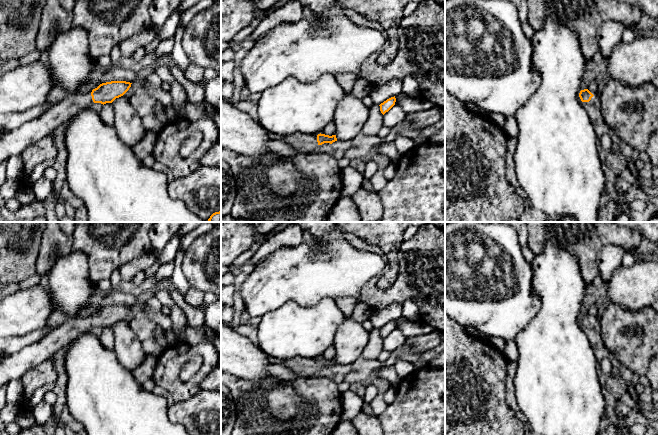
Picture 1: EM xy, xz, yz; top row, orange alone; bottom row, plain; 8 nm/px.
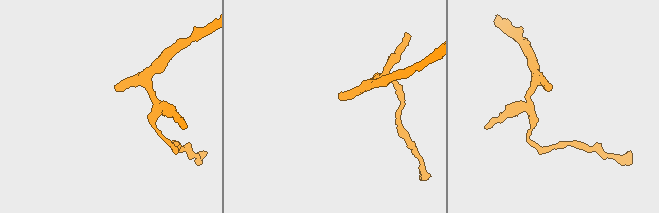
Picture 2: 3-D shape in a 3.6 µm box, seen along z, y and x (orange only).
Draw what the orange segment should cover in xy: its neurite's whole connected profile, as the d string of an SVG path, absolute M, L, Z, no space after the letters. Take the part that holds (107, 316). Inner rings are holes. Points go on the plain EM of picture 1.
M111 305L100 308L88 317L67 319L39 341L15 354L6 355L0 363L0 387L12 380L19 380L28 370L44 362L56 351L66 349L79 335L90 332L94 327L112 327L123 320L131 308Z

